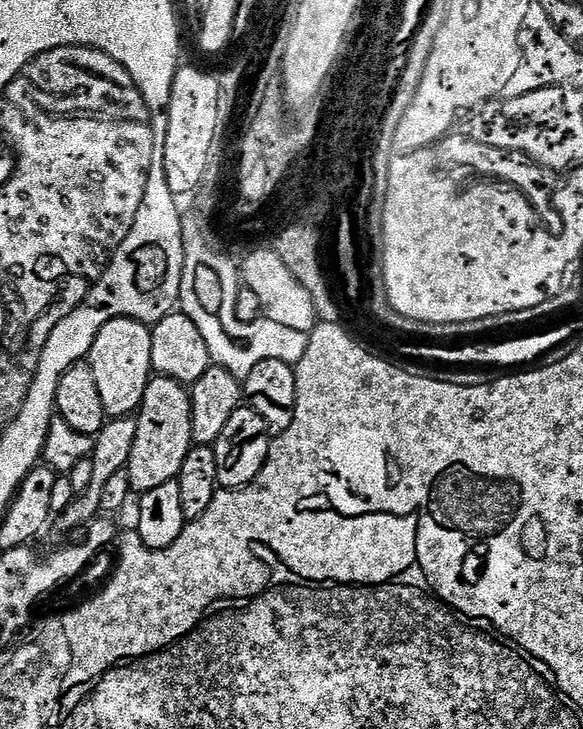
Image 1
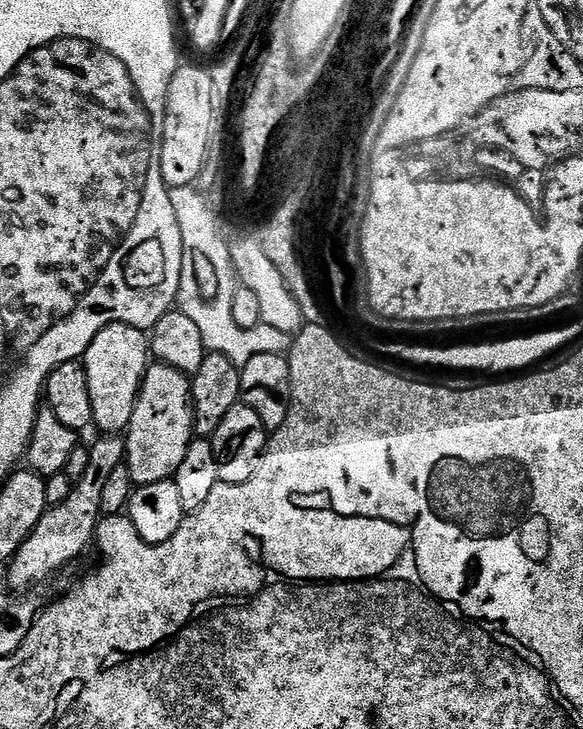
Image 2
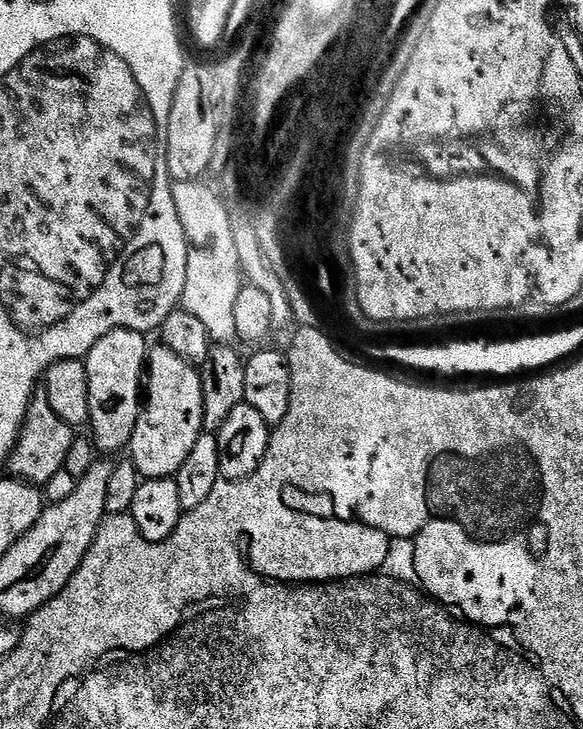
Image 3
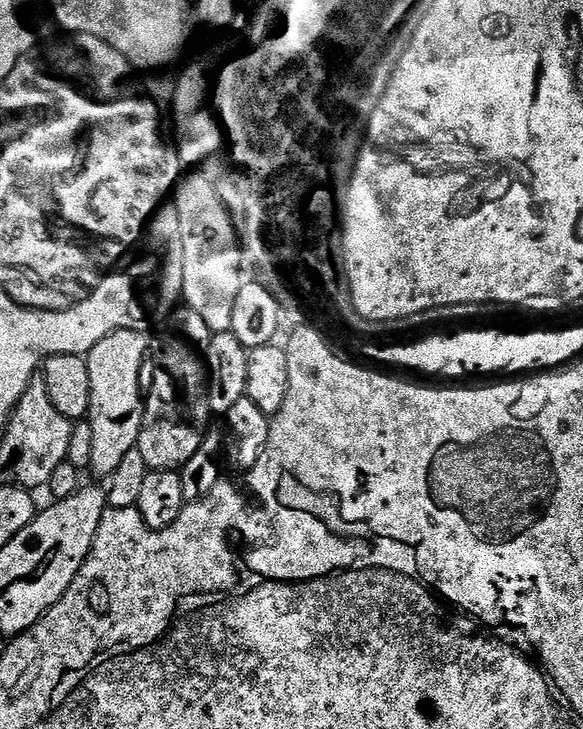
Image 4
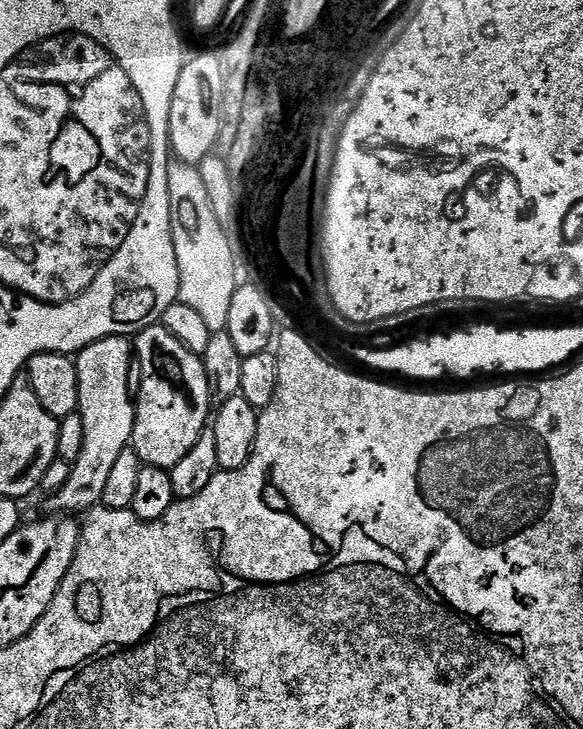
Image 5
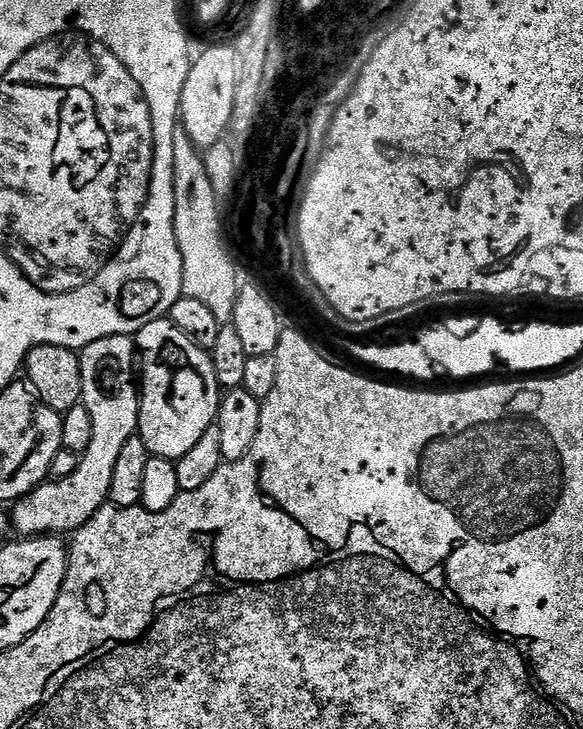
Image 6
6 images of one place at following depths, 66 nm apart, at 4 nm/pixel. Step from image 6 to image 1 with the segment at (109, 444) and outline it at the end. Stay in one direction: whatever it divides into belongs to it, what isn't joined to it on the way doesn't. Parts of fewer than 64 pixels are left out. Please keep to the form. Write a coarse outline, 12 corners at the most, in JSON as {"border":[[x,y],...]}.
{"border":[[114,318],[86,363],[105,417],[132,416],[153,375],[152,329]]}

